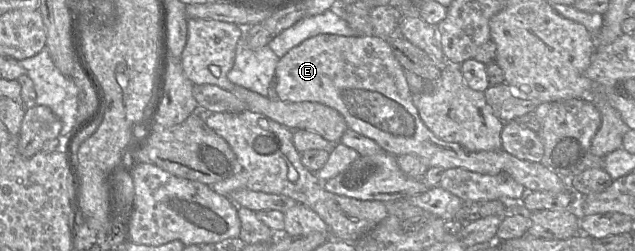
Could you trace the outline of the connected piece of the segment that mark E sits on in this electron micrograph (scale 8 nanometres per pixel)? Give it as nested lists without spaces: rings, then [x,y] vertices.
[[[319,34],[308,38],[300,45],[289,50],[277,63],[275,69],[278,99],[284,102],[318,102],[337,110],[345,119],[349,129],[375,141],[383,151],[396,157],[413,154],[420,157],[429,167],[443,170],[463,168],[471,172],[497,175],[505,173],[519,184],[526,192],[549,191],[562,192],[569,188],[568,181],[546,168],[541,162],[519,159],[502,148],[492,151],[470,151],[457,143],[446,142],[435,136],[423,123],[412,102],[405,77],[405,70],[393,54],[387,40],[374,35],[340,36]]]

